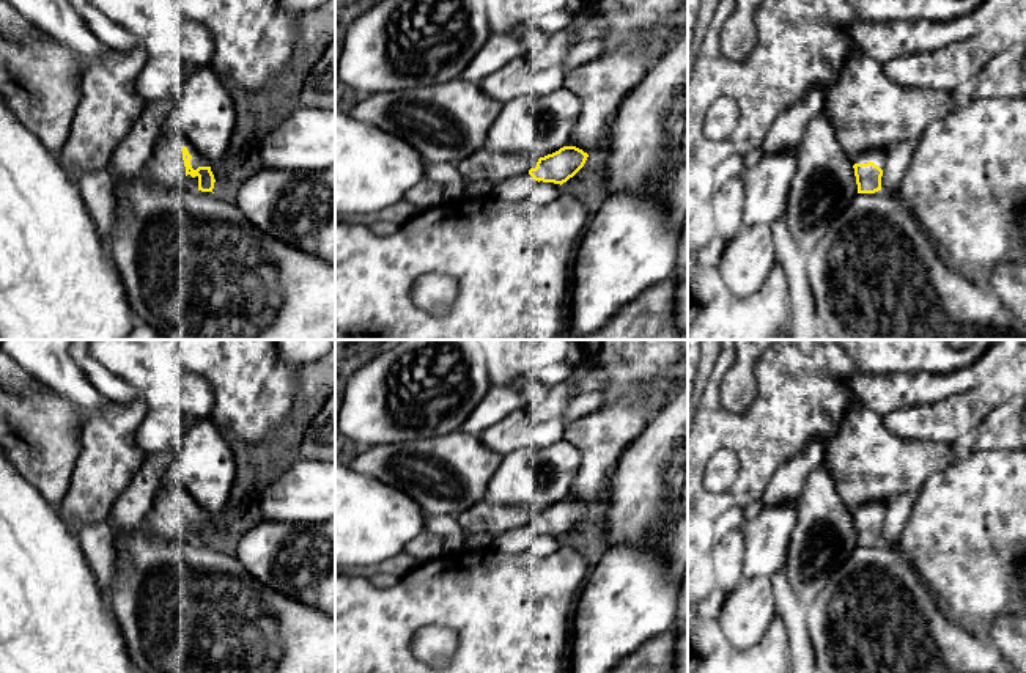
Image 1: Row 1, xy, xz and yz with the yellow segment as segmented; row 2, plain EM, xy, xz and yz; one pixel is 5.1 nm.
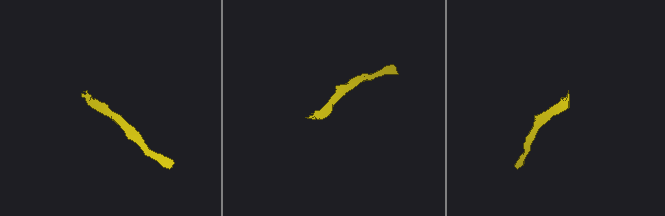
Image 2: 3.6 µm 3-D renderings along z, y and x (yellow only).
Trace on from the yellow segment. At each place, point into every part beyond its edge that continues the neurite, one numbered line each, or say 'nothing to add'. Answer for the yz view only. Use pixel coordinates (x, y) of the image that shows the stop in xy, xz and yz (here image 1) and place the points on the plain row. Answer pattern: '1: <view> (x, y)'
1: yz (877, 508)

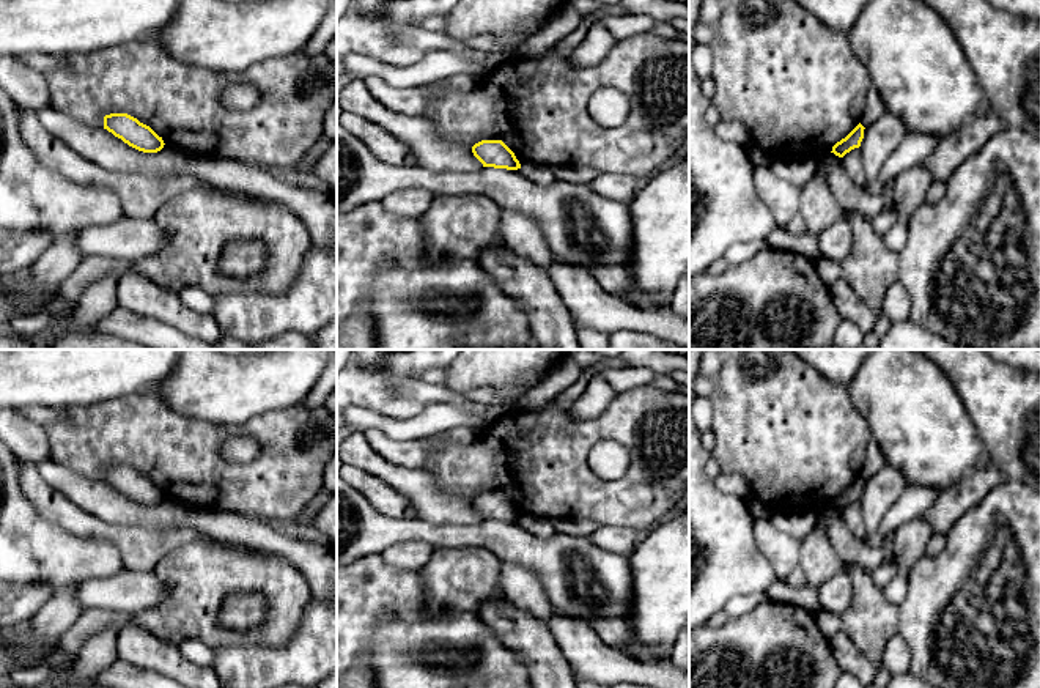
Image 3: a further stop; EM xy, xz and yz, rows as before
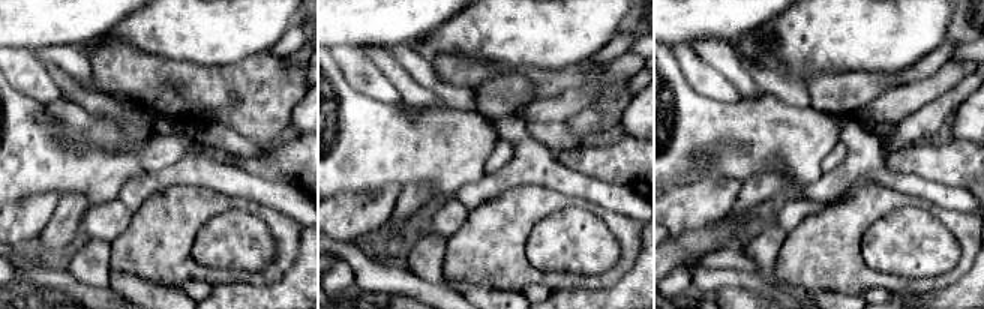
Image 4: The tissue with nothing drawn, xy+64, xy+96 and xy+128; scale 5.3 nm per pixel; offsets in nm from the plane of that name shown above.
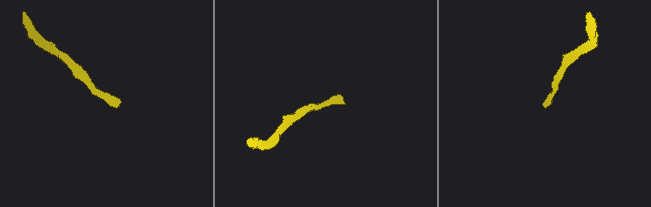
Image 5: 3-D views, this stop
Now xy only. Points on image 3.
nothing to add

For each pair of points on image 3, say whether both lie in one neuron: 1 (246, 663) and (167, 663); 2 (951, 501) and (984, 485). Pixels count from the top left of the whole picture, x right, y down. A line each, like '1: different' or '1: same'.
1: different
2: same

